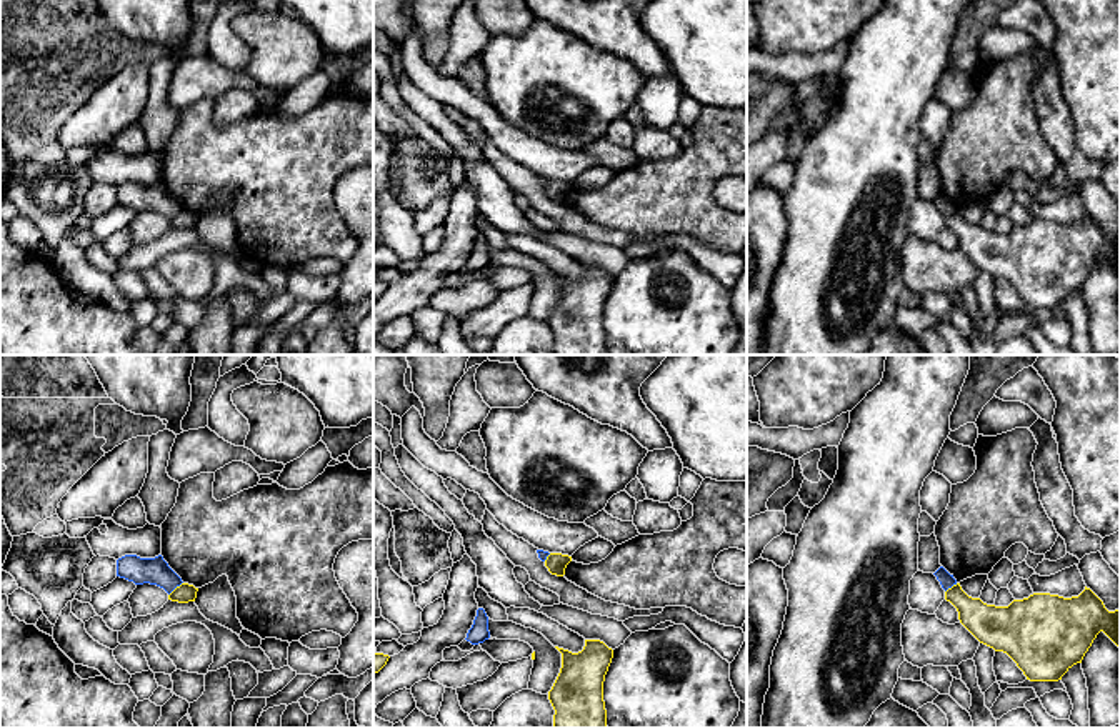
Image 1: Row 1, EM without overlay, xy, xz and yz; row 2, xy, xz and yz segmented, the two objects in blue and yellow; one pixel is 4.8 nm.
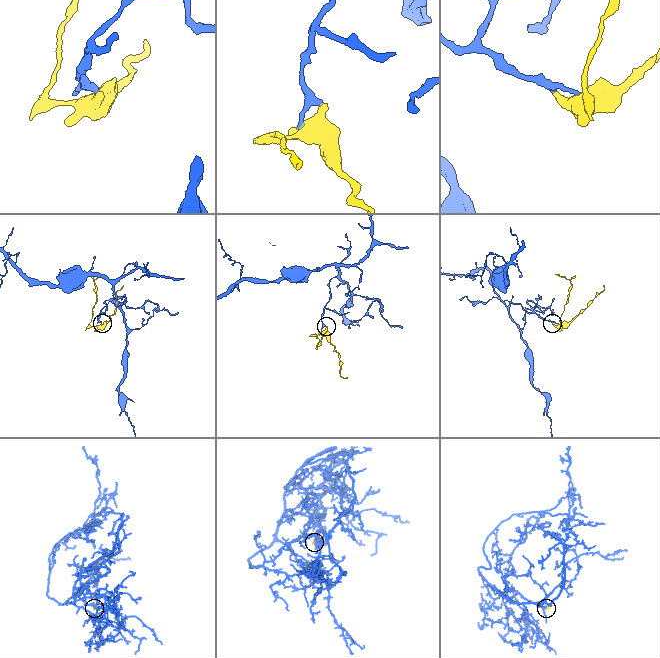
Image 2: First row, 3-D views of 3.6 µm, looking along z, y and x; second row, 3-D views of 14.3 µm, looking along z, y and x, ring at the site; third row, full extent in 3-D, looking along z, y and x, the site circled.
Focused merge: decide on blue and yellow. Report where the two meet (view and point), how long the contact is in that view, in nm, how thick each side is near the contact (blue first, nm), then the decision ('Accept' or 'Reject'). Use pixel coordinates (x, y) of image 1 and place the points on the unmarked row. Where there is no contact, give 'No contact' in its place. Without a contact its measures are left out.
Touches blue at xy (175, 214). Shared border 100 nm. Thickness 130 nm (blue) against 90 nm. Reject

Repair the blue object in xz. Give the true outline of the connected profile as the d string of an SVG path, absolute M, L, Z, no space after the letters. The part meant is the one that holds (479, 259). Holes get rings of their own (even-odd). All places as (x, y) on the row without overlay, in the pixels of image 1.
M478 235L477 243L473 247L473 252L468 257L465 267L470 268L472 272L478 272L478 270L483 270L488 265L490 265L488 243L487 243L483 235Z

